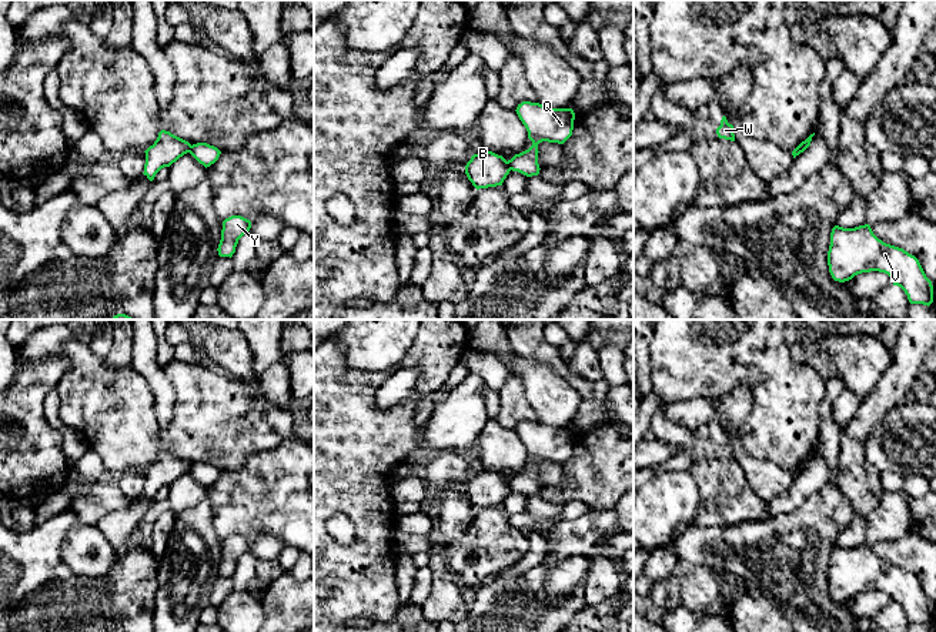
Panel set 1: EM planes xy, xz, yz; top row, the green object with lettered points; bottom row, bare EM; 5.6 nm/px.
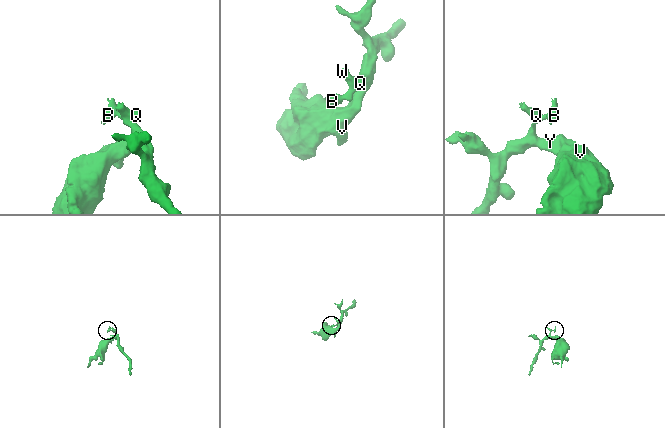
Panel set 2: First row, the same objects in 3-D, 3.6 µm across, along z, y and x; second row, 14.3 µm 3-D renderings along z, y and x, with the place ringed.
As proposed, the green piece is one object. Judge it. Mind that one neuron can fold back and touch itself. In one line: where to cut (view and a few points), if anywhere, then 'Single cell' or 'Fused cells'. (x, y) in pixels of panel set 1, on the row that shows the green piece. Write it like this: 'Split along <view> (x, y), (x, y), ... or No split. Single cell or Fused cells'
Split along xz (507, 161), (511, 169). Fused cells

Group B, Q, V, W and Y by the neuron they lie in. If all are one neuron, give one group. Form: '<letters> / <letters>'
B / Q V W Y

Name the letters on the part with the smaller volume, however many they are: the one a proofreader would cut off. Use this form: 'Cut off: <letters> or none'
Cut off: B

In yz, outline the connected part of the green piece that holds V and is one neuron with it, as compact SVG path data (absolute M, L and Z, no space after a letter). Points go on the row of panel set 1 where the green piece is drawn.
M869 224L855 228L835 225L828 265L835 281L845 282L858 274L879 271L905 291L910 304L929 307L933 302L933 285L919 260L903 248L879 240Z

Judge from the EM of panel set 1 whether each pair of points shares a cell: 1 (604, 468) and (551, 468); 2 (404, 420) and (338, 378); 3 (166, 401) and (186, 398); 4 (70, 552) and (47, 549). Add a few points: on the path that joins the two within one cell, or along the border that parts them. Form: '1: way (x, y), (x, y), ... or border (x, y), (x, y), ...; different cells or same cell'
1: border (562, 464), (560, 480), (541, 488); different cells
2: way (387, 420), (378, 420), (354, 395); same cell
3: border (163, 368), (174, 391), (174, 411), (160, 428); different cells
4: border (80, 522), (69, 531), (63, 542), (60, 559); different cells

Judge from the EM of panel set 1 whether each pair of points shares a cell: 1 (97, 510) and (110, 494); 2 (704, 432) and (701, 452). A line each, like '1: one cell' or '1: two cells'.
1: one cell
2: one cell

